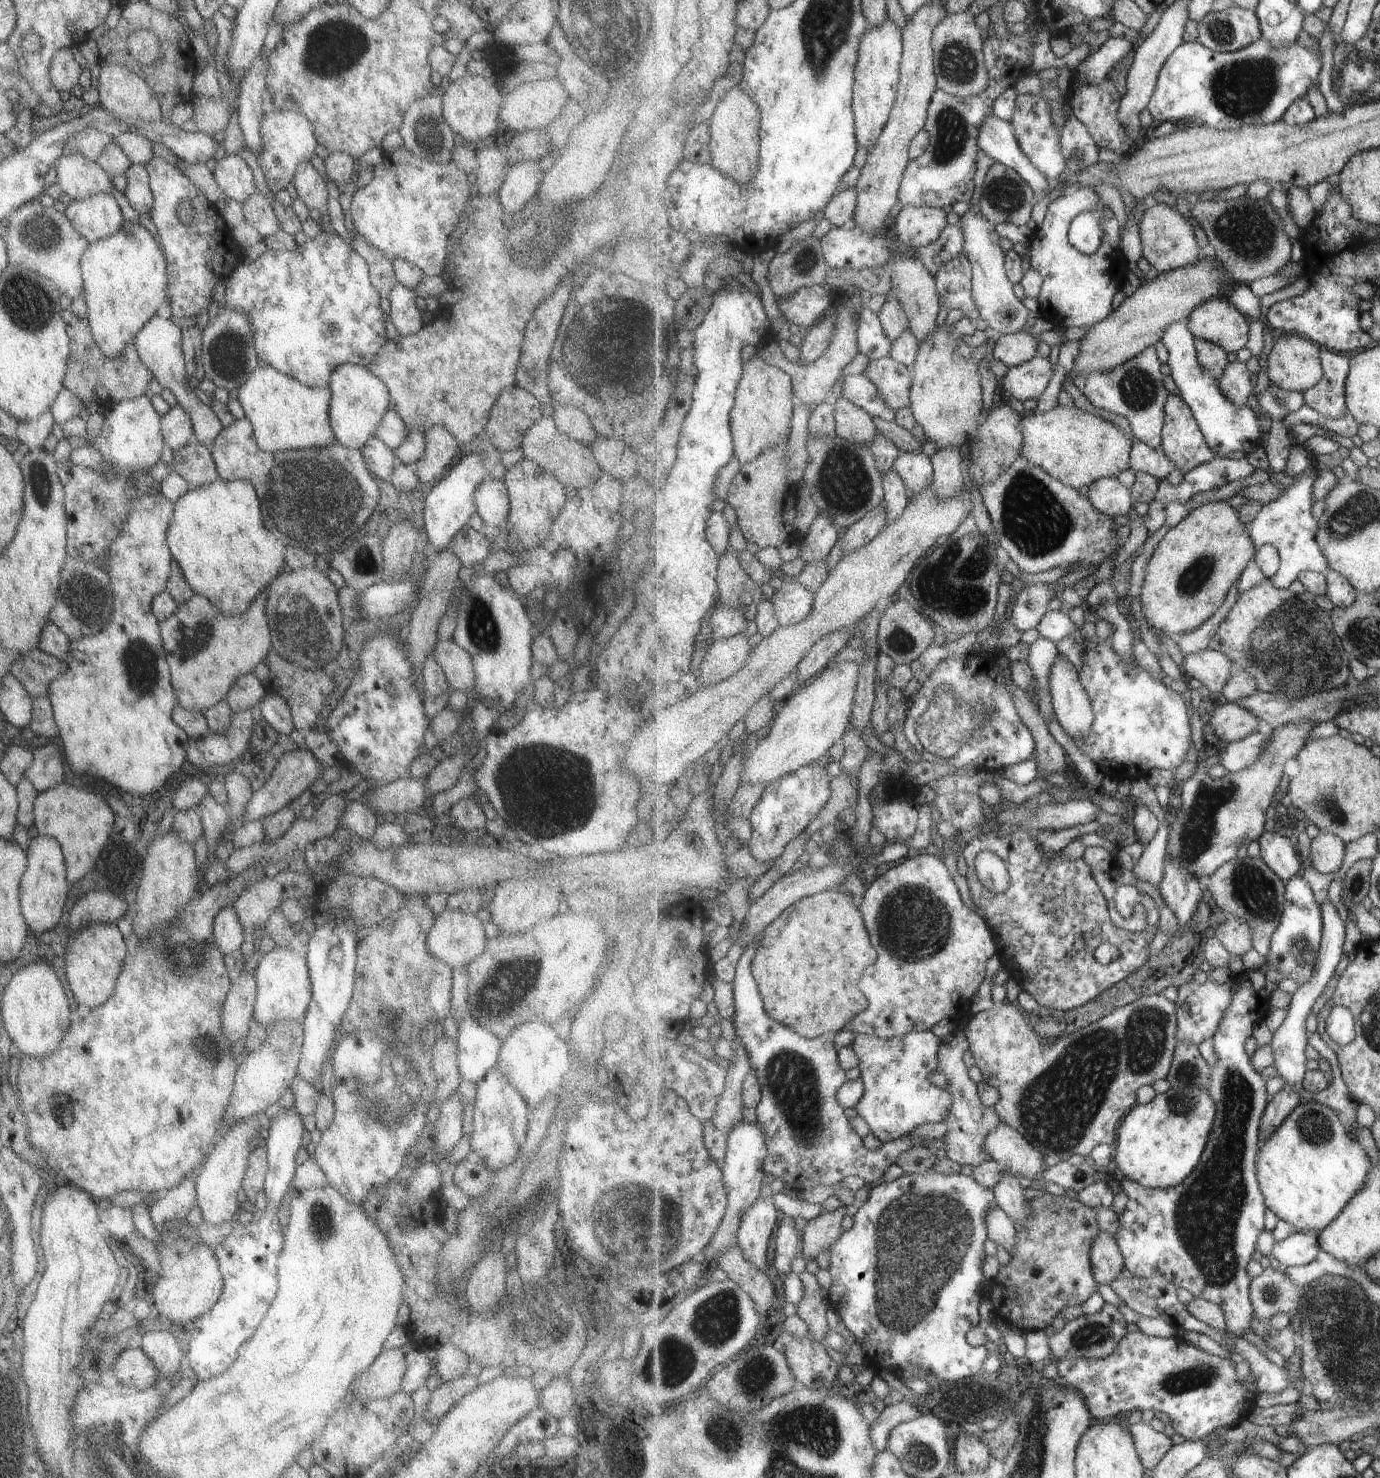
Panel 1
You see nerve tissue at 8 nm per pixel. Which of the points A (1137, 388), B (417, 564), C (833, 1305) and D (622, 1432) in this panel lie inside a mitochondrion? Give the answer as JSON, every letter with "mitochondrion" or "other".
{"A":"mitochondrion","B":"other","C":"other","D":"mitochondrion"}

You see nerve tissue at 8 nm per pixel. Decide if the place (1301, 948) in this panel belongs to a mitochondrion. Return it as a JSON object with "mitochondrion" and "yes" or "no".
{"mitochondrion":"yes"}

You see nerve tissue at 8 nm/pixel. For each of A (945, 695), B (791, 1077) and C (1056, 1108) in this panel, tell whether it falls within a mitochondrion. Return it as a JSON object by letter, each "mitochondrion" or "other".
{"A":"other","B":"mitochondrion","C":"mitochondrion"}

